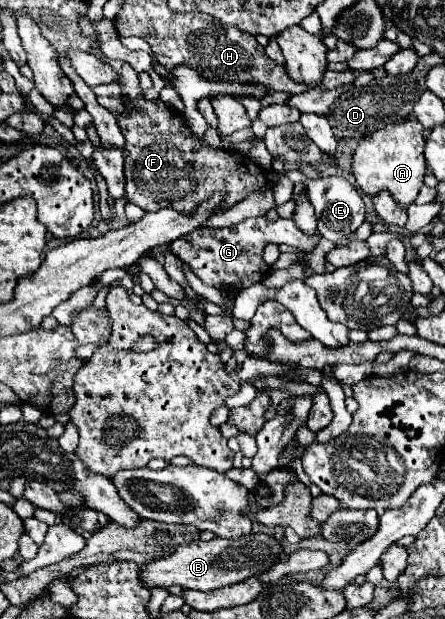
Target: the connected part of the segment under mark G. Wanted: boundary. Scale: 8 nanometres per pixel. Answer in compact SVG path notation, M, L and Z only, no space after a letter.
M249 218L237 226L231 228L199 228L199 232L191 232L191 236L181 236L171 244L171 252L177 254L183 262L187 262L193 272L199 276L203 284L209 286L223 286L229 284L233 288L247 288L259 280L263 280L269 272L269 266L263 262L263 248L267 244L289 244L295 250L313 250L317 242L321 240L321 234L315 232L315 236L307 236L305 232L299 232L293 220L279 218L277 222L269 222L263 218Z

